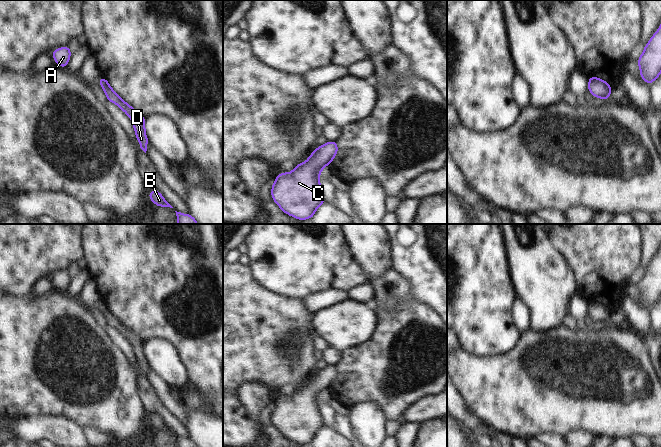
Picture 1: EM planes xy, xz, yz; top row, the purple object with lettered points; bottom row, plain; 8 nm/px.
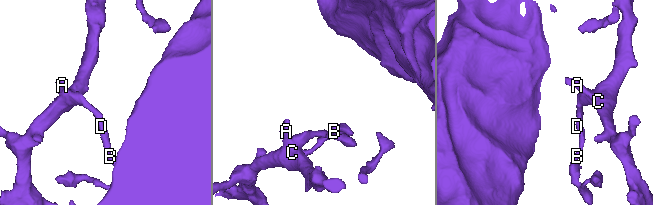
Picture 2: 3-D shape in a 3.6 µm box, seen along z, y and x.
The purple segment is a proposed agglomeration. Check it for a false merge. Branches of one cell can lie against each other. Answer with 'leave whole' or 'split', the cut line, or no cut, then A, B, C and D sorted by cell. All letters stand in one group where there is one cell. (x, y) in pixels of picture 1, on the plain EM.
leave whole; cut none; groups A B C D

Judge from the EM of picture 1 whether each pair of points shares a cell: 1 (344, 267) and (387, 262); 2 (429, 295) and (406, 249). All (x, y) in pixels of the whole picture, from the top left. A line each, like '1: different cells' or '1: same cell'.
1: different cells
2: same cell

